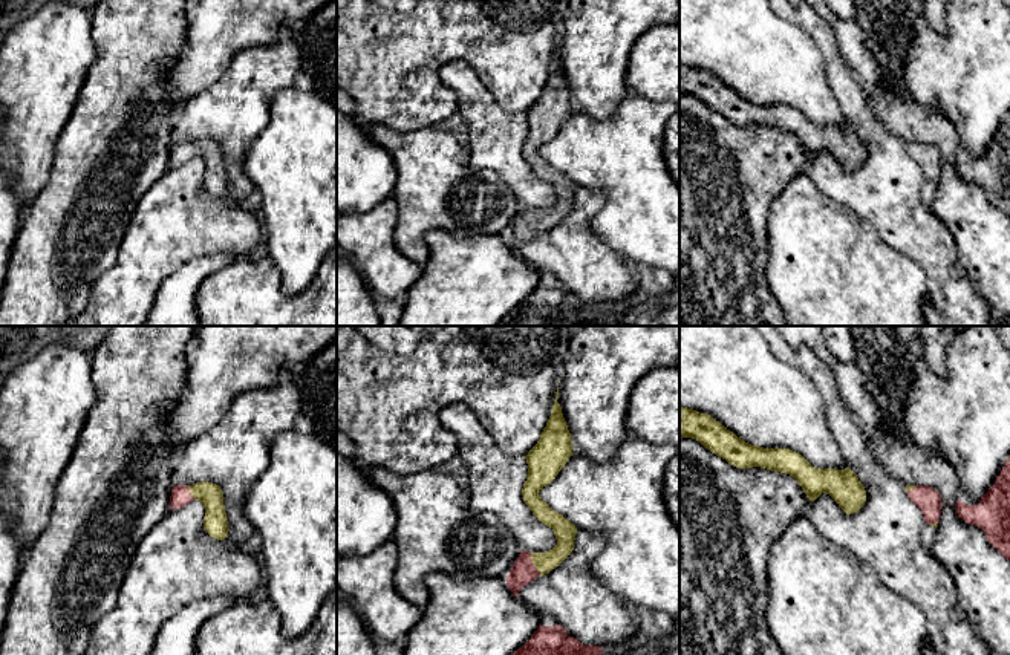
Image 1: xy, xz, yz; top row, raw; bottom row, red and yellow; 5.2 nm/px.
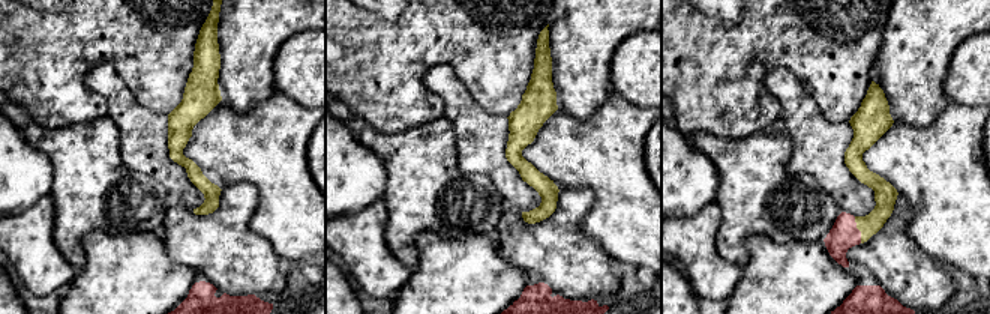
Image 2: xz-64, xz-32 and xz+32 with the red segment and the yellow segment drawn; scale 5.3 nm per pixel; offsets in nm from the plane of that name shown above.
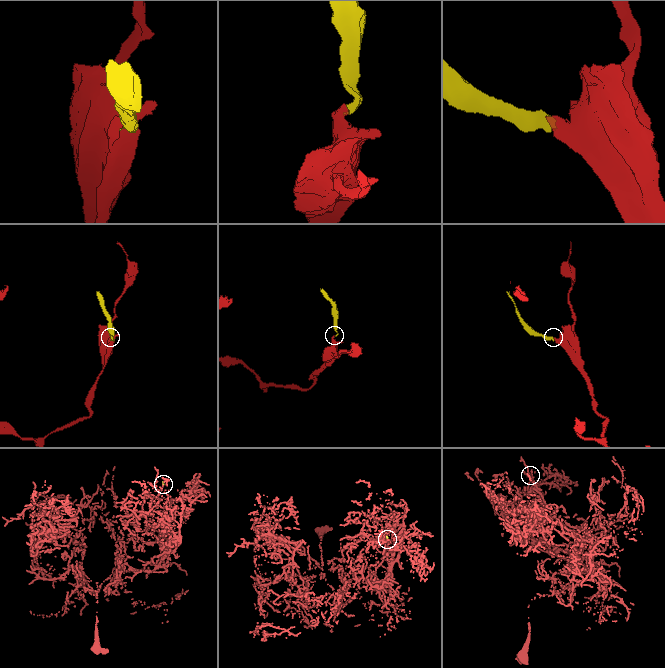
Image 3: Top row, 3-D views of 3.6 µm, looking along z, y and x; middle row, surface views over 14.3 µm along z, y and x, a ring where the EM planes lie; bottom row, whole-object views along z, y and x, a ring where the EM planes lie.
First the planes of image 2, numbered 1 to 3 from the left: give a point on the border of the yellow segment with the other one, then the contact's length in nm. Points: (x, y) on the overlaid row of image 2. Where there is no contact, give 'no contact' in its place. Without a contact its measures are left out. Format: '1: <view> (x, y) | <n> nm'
1: no contact
2: no contact
3: xz+32 (858, 230) | 150 nm

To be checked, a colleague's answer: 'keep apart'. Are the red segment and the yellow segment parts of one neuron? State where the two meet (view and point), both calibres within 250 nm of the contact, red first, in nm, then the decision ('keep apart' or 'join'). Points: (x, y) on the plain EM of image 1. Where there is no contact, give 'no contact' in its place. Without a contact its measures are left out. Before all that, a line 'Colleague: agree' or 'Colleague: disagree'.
Colleague: disagree
xz (533, 221) | 130/110 nm | join

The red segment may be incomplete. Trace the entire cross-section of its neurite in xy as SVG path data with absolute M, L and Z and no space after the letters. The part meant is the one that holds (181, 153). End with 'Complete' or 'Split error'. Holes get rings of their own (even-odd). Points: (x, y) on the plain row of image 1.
M207 138L193 142L173 142L170 167L182 165L194 156L204 161L204 185L210 194L223 197L228 193L228 179L220 144Z. Split error

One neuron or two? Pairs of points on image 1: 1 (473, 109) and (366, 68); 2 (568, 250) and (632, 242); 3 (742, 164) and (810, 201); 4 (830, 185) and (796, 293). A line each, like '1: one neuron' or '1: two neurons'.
1: two neurons
2: two neurons
3: two neurons
4: two neurons

